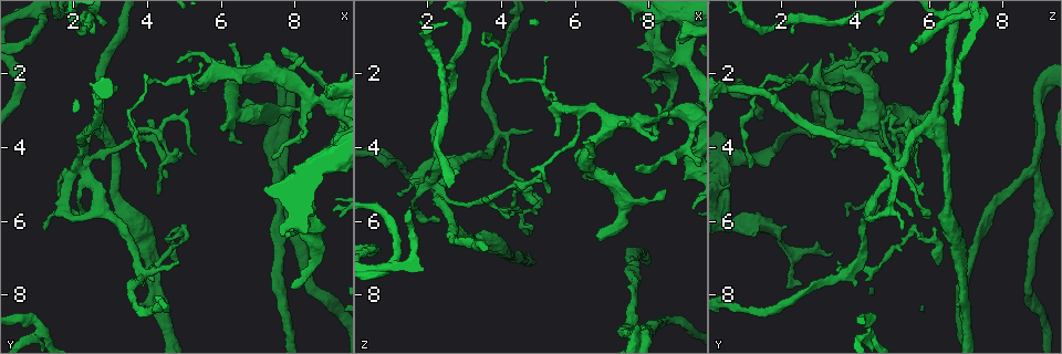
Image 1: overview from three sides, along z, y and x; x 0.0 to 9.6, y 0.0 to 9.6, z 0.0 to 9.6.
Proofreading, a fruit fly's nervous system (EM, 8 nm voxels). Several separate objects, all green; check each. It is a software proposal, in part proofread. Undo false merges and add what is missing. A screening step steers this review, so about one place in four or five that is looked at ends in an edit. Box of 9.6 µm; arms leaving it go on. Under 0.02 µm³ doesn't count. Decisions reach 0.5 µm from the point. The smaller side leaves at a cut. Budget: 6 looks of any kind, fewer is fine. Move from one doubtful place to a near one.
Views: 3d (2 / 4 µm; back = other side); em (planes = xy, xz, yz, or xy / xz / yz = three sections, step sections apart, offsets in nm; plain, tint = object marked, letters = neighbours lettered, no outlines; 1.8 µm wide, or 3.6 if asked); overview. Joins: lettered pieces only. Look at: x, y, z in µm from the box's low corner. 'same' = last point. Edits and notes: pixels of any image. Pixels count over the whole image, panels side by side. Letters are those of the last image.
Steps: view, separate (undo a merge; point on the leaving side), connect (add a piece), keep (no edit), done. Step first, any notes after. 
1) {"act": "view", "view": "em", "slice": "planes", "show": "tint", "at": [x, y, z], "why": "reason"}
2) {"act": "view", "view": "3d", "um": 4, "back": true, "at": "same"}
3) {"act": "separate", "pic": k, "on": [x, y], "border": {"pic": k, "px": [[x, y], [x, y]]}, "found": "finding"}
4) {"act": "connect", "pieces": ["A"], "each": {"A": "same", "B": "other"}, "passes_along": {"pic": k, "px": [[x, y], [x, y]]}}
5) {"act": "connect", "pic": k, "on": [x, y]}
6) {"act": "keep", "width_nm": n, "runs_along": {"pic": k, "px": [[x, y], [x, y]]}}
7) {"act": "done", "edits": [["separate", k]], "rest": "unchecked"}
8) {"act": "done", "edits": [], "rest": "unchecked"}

{"act": "view", "view": "3d", "um": 2, "at": [7.60, 4.60, 8.90], "why": "three-way junction"}

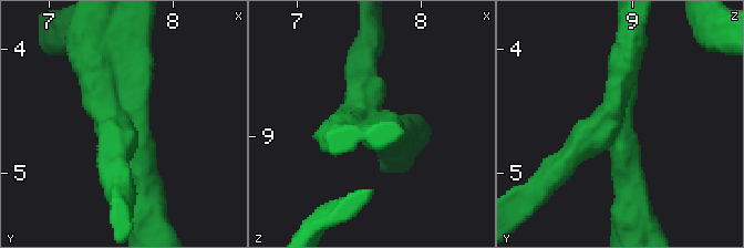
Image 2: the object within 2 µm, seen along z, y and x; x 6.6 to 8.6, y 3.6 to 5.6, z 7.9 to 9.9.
{"act": "view", "view": "em", "slice": "planes", "show": "letters", "at": [7.60, 4.52, 8.88], "arms": 3, "arm_widths_nm": [220, 240, 280], "why": "need the tissue"}

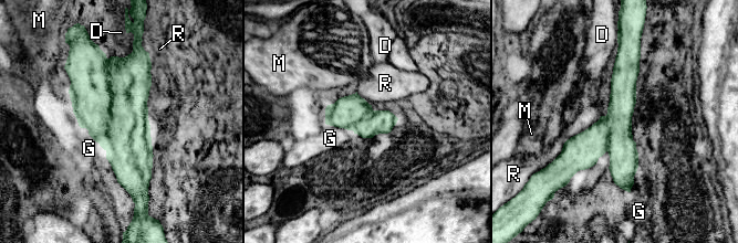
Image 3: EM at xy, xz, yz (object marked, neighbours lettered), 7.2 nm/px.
{"act": "keep", "each": {"D": "other", "G": "other", "M": "other", "R": "other"}, "border": {"pic": 3, "px": [[601, 116], [571, 136], [550, 162]]}, "found": "all the same cell"}

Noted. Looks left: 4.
{"act": "view", "view": "3d", "um": 4, "at": [5.15, 2.15, 2.60], "why": "sudden change in width"}

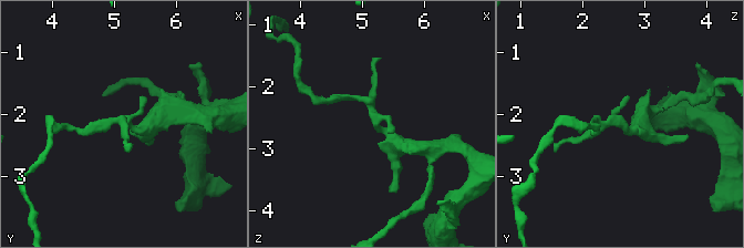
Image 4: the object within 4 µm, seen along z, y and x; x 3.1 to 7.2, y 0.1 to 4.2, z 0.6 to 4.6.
{"act": "view", "view": "em", "um": 3.6, "slice": "xz", "step": 16, "show": "tint", "at": [5.20, 2.10, 2.55], "why": "shape alone is not enough"}

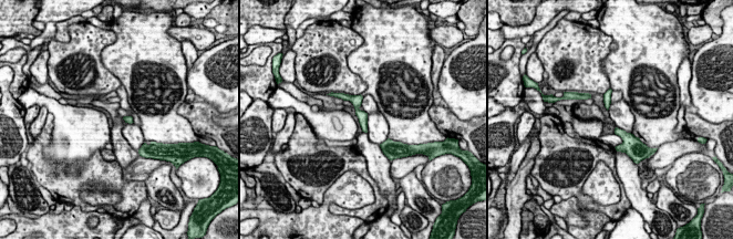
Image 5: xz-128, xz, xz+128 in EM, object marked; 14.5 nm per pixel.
{"act": "view", "view": "em", "um": 3.6, "slice": "planes", "show": "letters", "at": "same"}

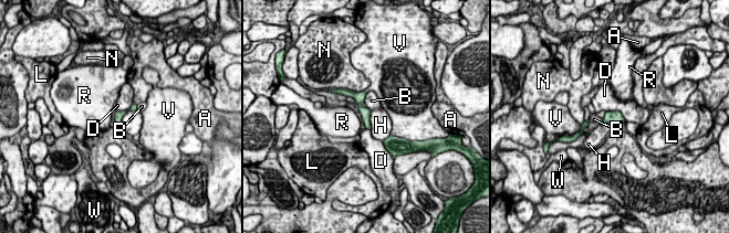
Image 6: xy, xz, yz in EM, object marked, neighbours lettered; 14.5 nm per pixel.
{"act": "keep", "longest_contact_nm": ["D", 340], "each": {"A": "other", "B": "other", "D": "other", "H": "other", "L": "other", "N": "other", "R": "other", "V": "other", "W": "other"}, "runs_along": {"pic": 6, "px": [[349, 93], [360, 101], [367, 125]]}, "found": "all the same cell"}

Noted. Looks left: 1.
{"act": "done", "edits": [], "rest": "unchecked"}

